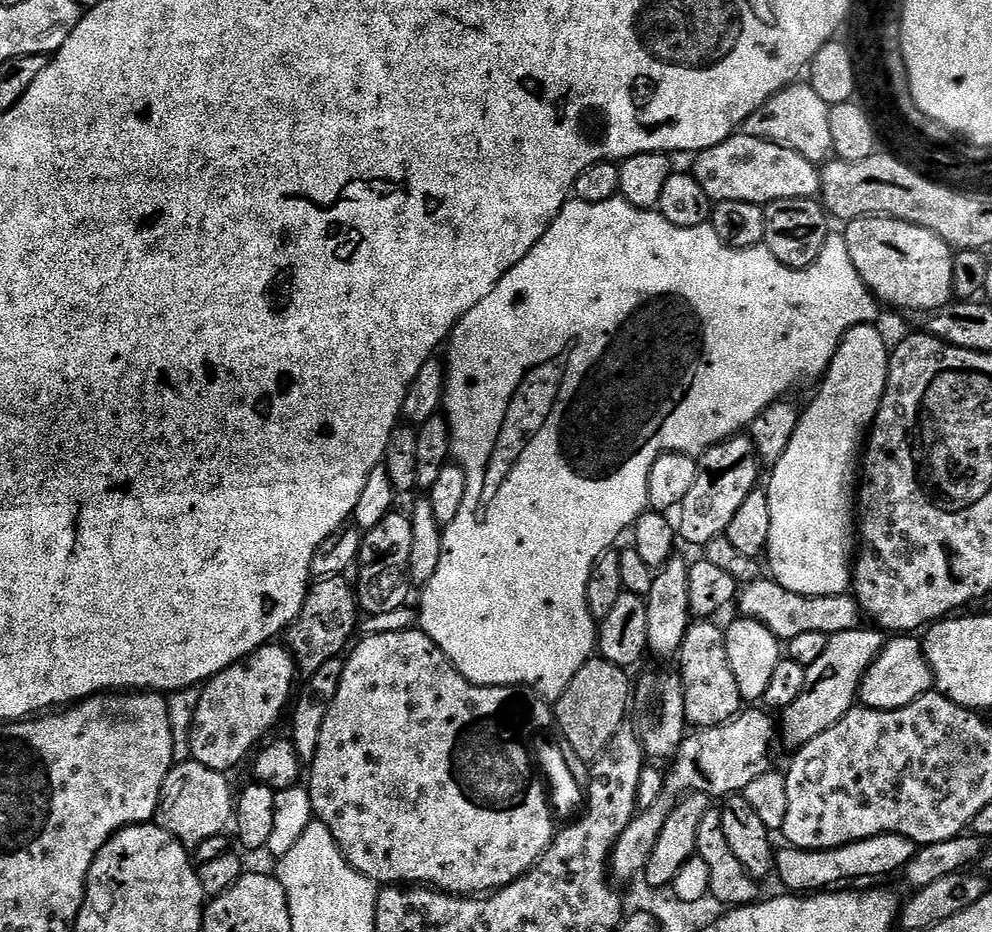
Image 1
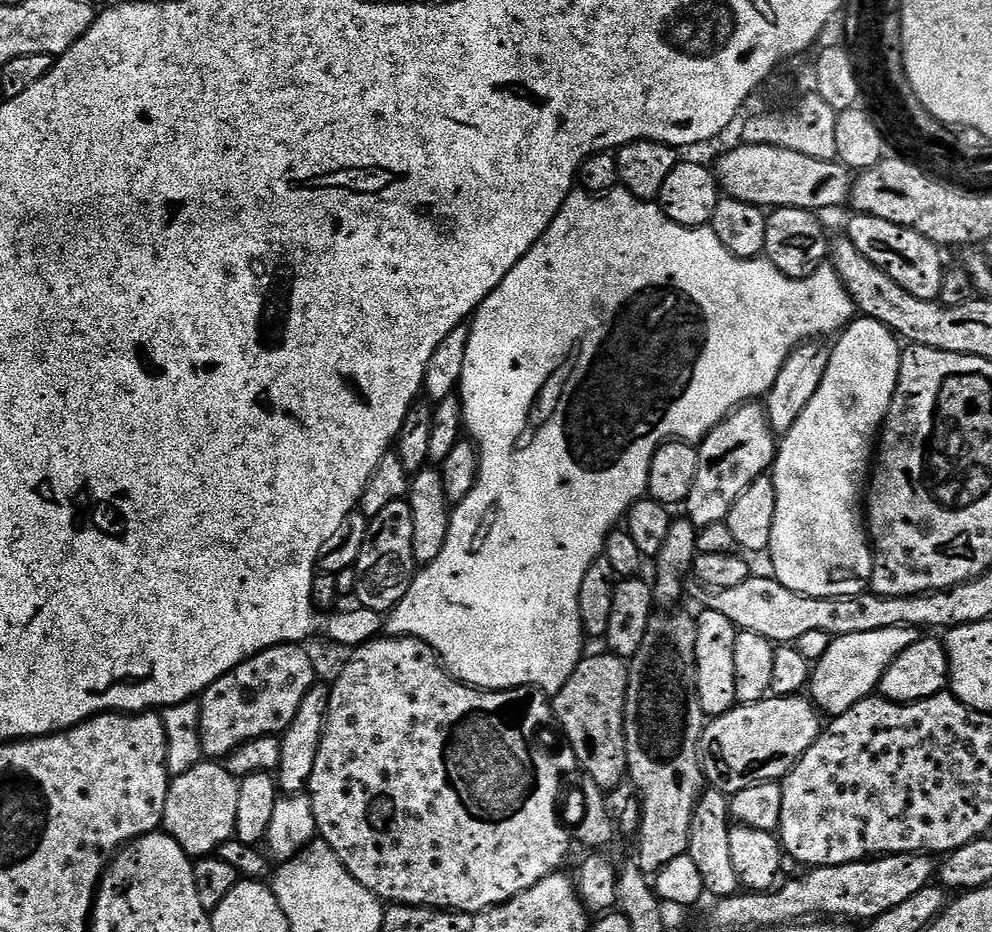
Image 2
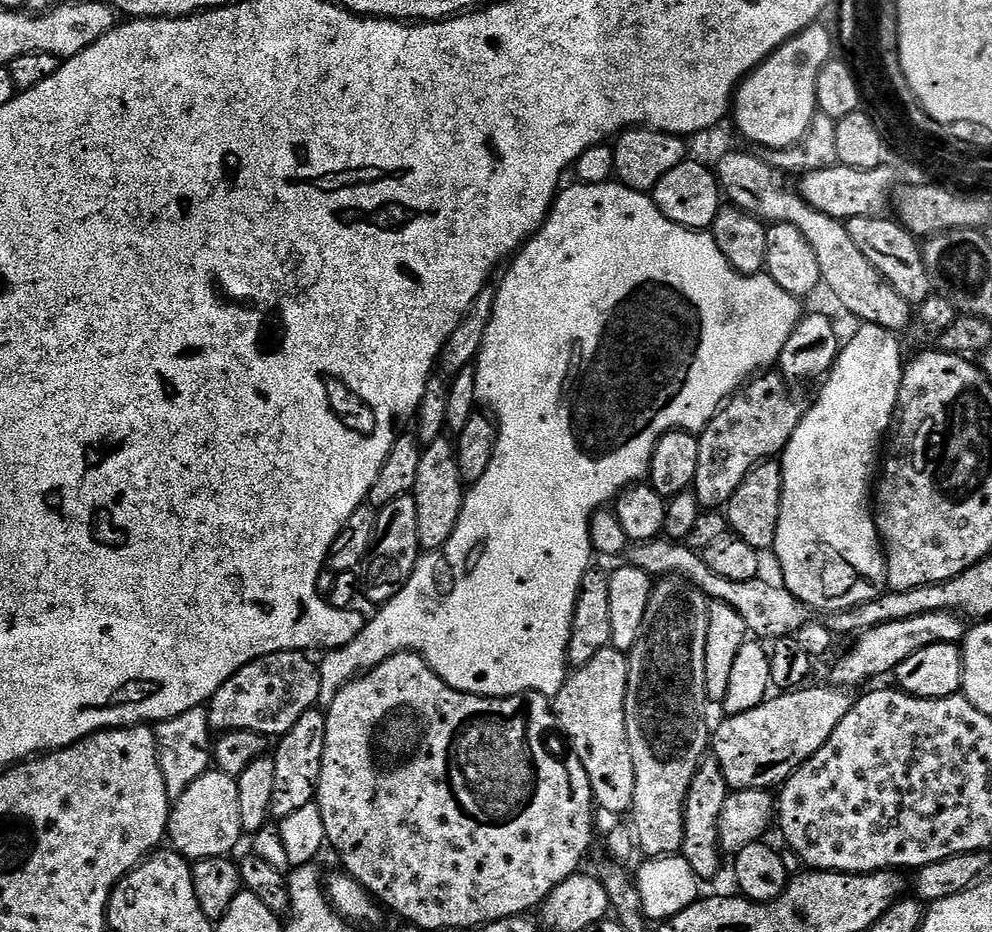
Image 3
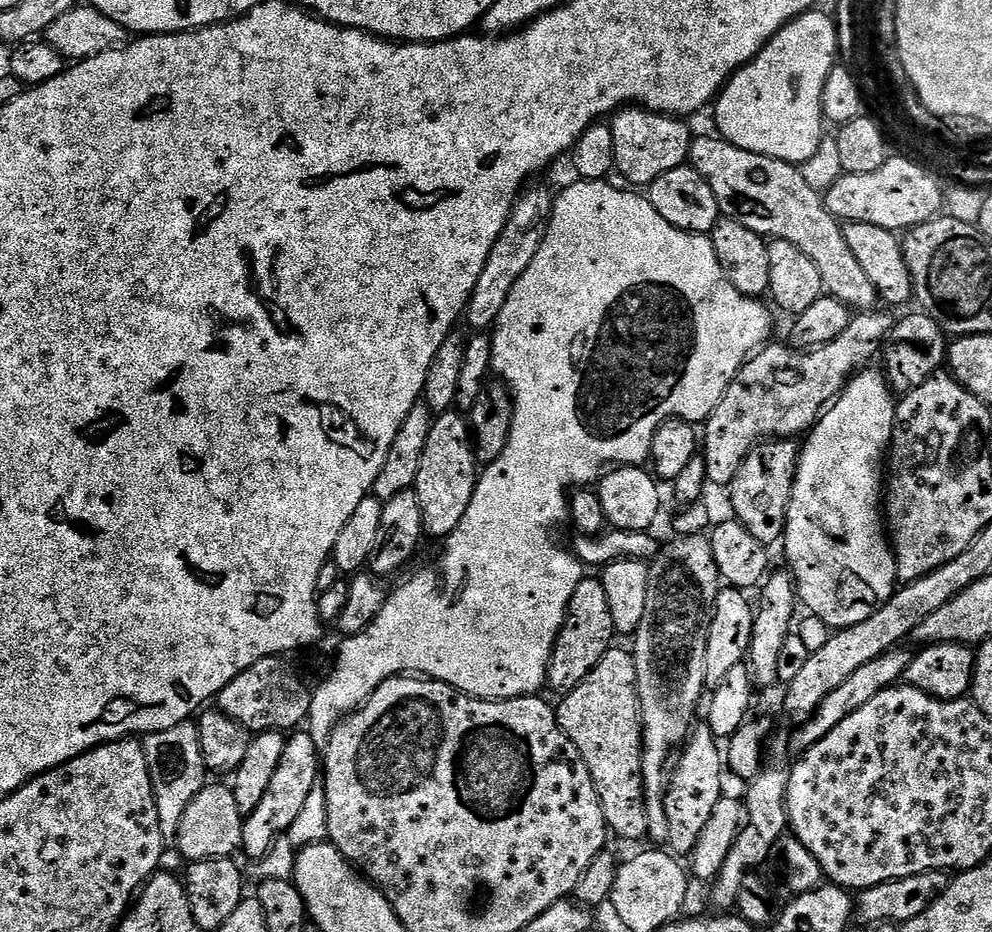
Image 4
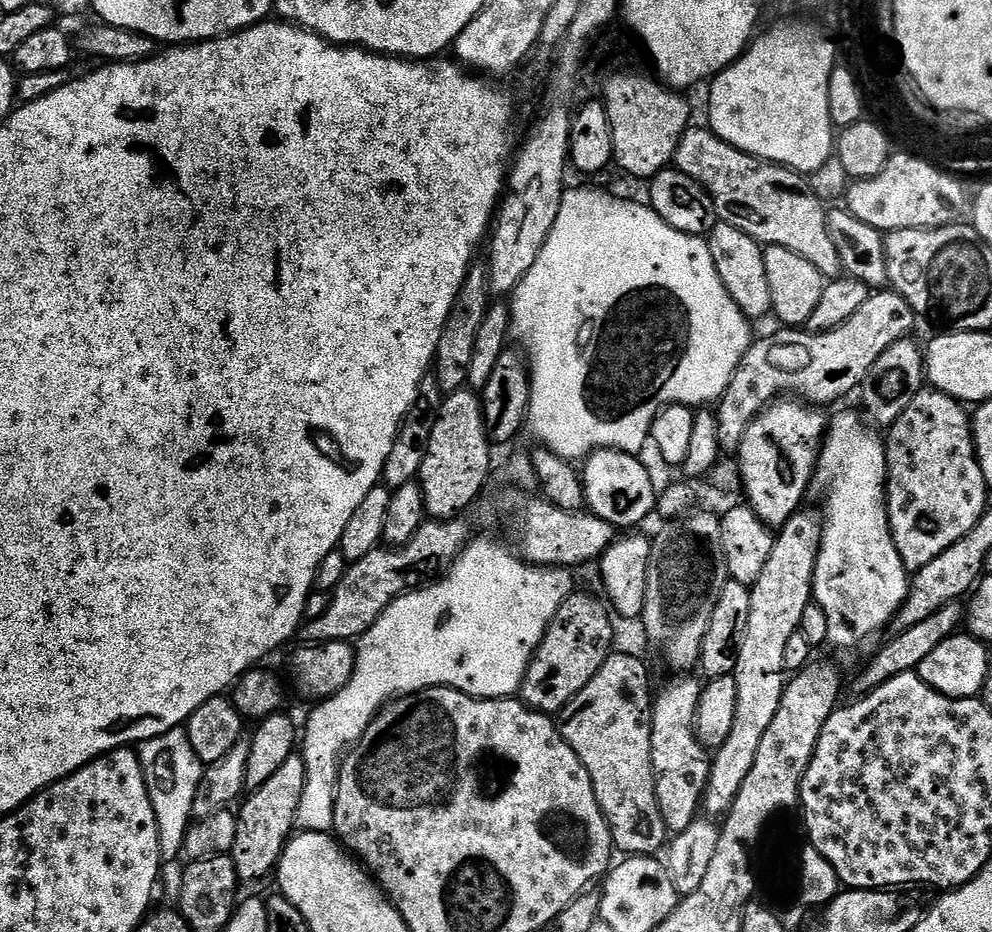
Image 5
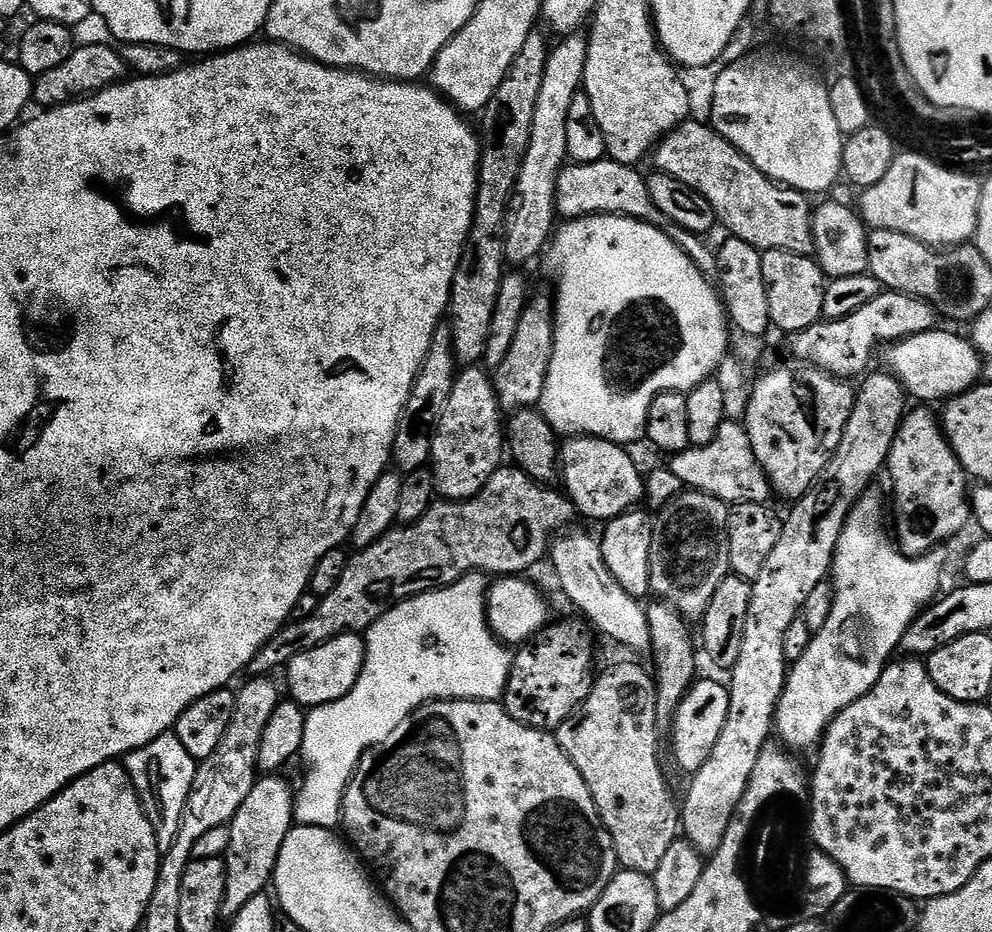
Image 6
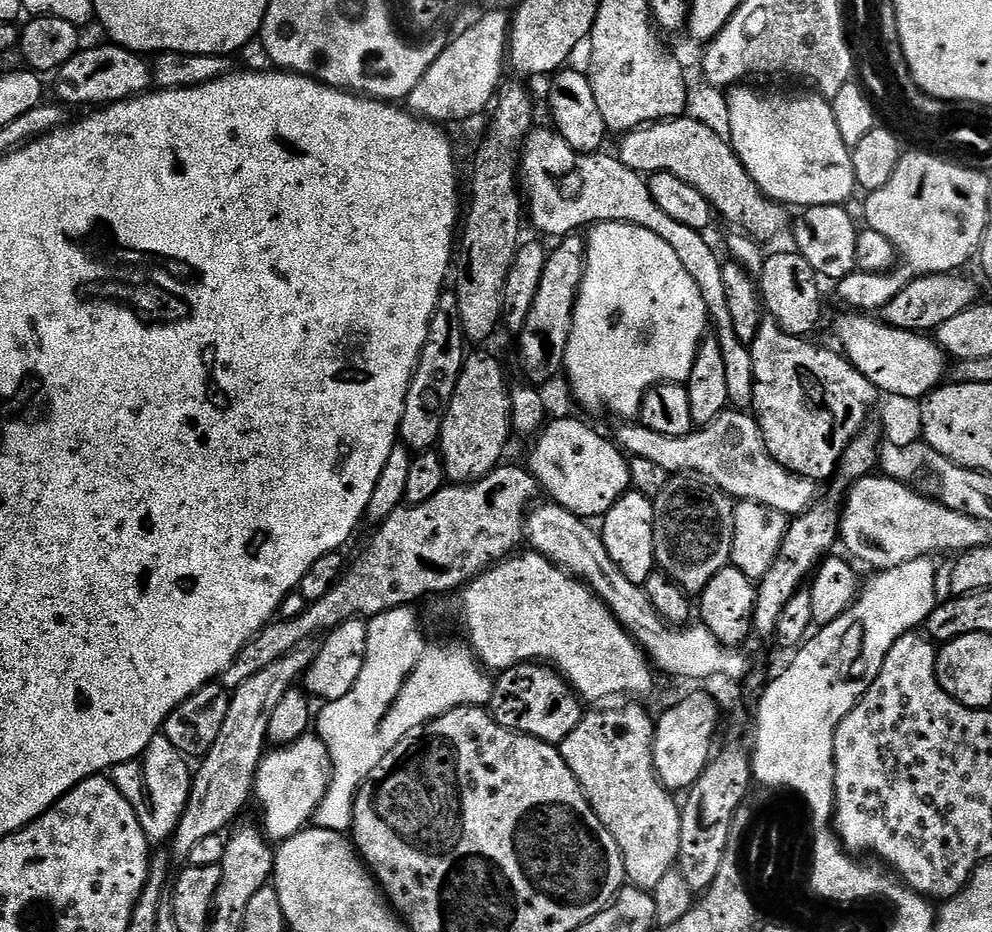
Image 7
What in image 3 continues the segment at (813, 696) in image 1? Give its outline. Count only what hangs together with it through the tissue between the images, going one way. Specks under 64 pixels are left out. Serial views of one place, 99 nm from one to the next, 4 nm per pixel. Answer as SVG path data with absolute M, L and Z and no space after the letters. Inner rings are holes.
M931 612L898 622L886 622L863 633L853 643L857 644L833 666L831 683L837 688L856 690L859 684L864 684L875 676L884 676L887 672L888 675L895 673L899 664L910 658L910 654L918 654L918 650L926 650L926 646L959 645L963 641L965 631L965 621L955 612Z

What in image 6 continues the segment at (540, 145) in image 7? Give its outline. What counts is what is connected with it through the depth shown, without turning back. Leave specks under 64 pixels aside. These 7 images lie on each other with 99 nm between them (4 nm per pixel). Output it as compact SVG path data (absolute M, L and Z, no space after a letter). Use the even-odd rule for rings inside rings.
M610 159L599 160L593 164L569 163L560 172L556 183L556 211L565 221L576 219L578 216L632 216L635 220L647 220L658 228L666 229L670 237L690 259L699 266L705 276L715 277L718 270L716 253L713 245L708 245L703 235L686 230L682 226L670 223L662 210L654 206L650 198L648 181L636 173L637 169L631 164L619 164Z

